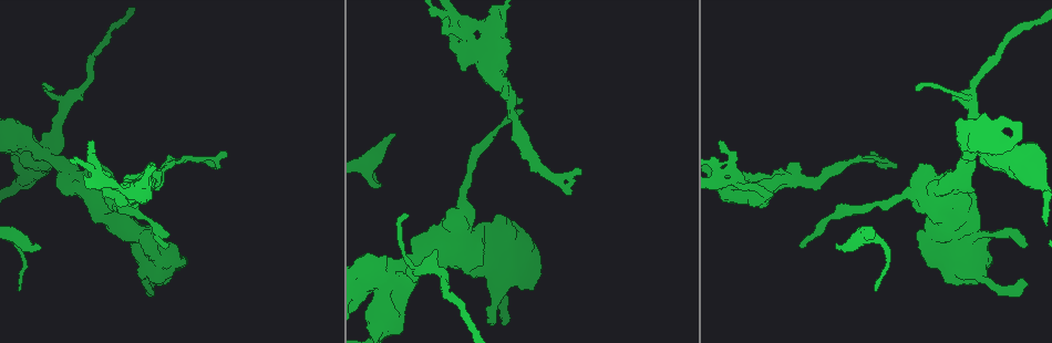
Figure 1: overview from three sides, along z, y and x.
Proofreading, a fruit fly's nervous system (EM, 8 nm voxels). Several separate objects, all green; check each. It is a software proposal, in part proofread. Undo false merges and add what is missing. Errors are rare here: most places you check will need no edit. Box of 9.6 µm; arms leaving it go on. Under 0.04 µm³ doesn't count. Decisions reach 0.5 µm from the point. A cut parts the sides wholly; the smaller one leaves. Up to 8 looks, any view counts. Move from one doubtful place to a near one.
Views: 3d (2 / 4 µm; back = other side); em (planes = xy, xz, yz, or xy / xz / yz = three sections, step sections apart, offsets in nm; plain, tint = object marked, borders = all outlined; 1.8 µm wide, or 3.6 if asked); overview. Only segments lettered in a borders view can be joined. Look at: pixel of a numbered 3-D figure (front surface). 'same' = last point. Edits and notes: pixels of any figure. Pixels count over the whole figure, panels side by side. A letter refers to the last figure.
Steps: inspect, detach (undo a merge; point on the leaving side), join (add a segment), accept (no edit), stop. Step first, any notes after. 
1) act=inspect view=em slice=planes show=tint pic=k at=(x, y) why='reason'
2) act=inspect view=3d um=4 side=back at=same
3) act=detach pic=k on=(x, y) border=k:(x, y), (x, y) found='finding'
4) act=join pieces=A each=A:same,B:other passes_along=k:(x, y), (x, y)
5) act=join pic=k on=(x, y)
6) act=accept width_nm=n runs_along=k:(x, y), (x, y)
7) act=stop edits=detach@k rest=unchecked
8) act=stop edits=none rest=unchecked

act=inspect view=em slice=yz step=8 show=tint pic=1 at=(393, 134) why='free end'

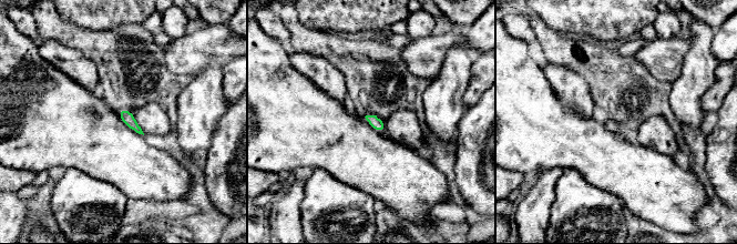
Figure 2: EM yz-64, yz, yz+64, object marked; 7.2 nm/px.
act=inspect view=em slice=planes show=borders at=same why='another direction'

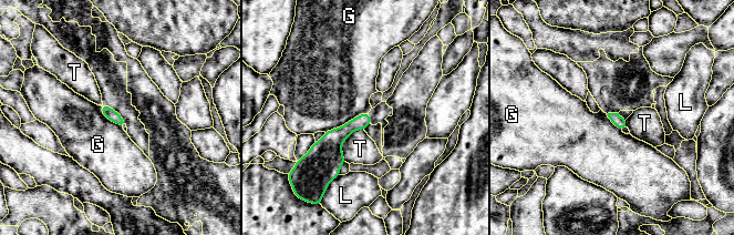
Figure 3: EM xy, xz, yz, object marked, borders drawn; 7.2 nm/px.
act=accept each=G:other,L:other,T:other border=3:(368, 112), (362, 112), (324, 132) found='no lettered segment goes on from it'

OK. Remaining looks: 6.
act=inspect view=3d um=2 pic=1 at=(492, 325) why='an open end'

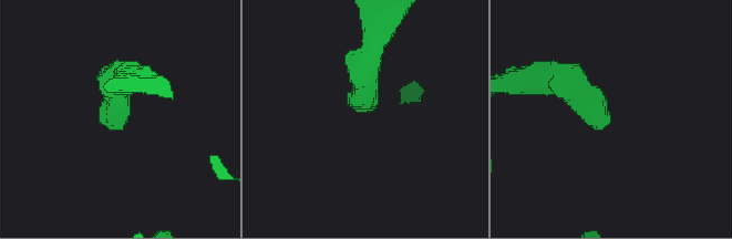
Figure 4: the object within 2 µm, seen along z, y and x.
act=inspect view=em slice=xy step=8 show=tint pic=4 at=(371, 110)

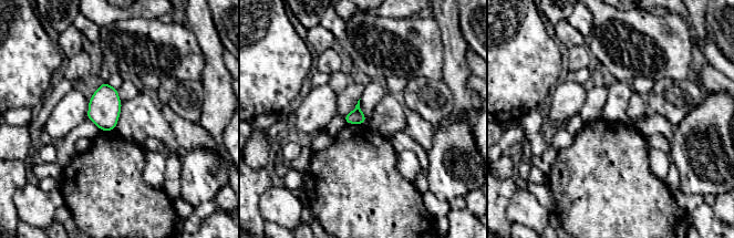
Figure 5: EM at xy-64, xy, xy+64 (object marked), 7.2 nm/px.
act=inspect view=em slice=planes show=borders at=same

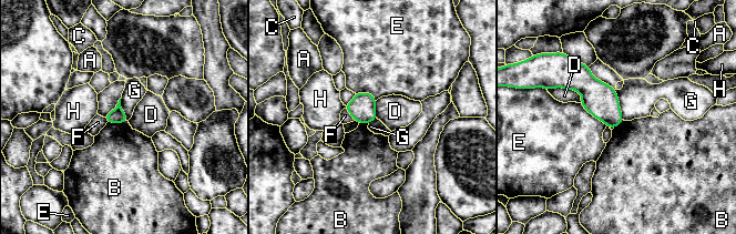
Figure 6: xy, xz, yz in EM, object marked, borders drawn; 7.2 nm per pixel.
act=accept width_nm=110 each=A:other,B:other,C:other,D:other,E:other,F:other,G:other,H:other border=6:(614, 90), (624, 120) found='no lettered segment goes on from it'

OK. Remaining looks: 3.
act=inspect view=em slice=yz step=8 show=tint pic=1 at=(398, 270)

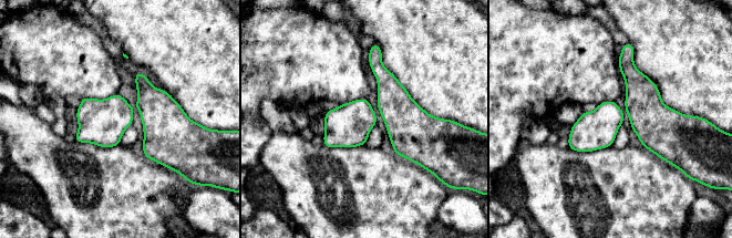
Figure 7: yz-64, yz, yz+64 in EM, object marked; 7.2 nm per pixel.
act=inspect view=em slice=xy step=4 show=tint at=same

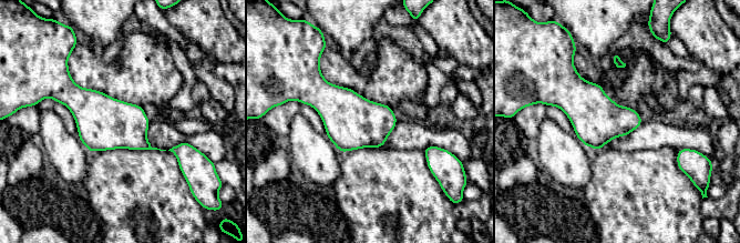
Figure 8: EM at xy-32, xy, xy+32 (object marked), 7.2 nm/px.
act=inspect view=em slice=xy step=4 show=borders at=same

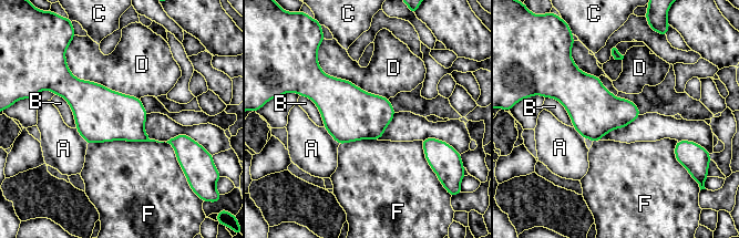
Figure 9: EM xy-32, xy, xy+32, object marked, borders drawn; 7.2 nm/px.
act=accept longest_contact=F:700nm each=A:other,B:other,C:other,D:other,F:other border=9:(65, 61), (75, 76), (140, 99) found='one neuron here'

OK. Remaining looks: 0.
act=stop edits=none rest=unchecked

